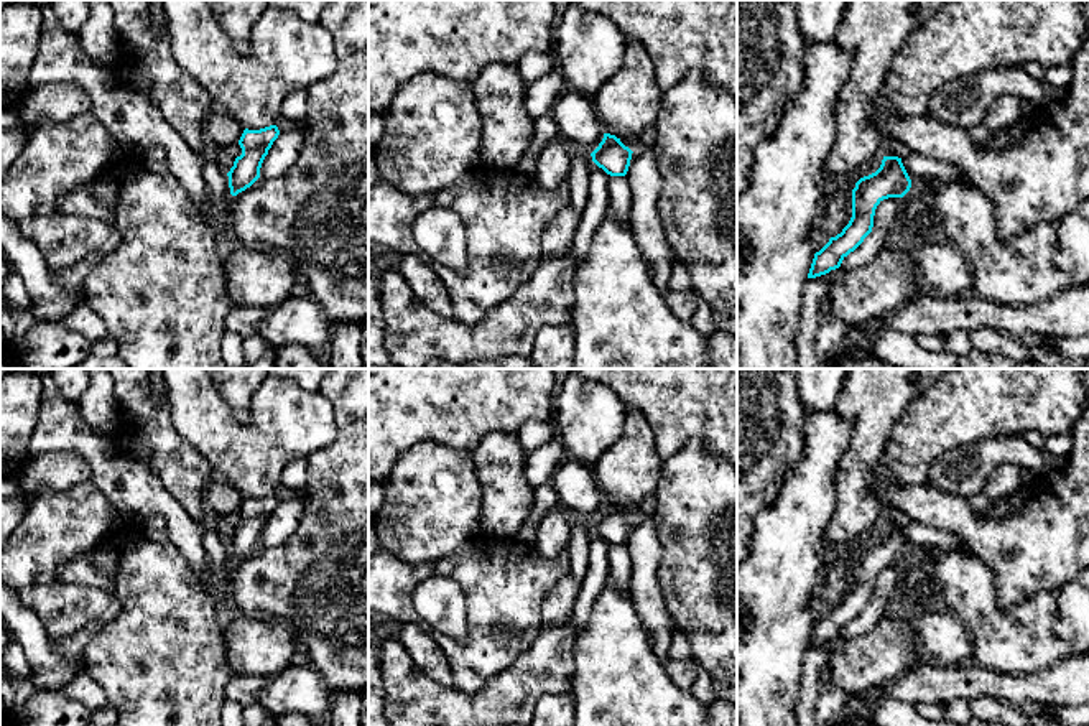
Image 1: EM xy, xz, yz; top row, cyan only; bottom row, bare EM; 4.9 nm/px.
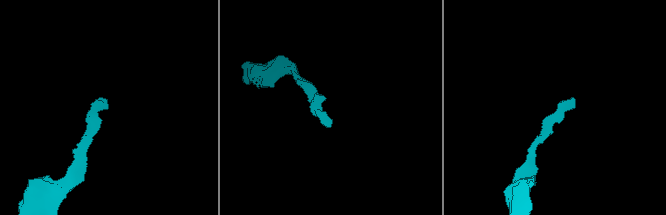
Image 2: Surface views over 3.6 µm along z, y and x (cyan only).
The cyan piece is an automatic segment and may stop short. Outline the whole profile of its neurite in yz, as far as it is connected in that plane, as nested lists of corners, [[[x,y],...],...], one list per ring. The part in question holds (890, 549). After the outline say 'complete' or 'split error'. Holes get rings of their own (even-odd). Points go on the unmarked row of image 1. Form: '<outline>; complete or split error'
[[[883,525],[880,537],[860,547],[852,558],[852,586],[841,603],[814,622],[808,647],[816,647],[841,635],[872,601],[877,575],[888,566],[903,566],[911,548],[898,525]]]; complete

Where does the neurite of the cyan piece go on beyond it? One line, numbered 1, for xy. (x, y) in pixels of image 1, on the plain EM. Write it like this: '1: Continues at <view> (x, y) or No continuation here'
1: No continuation here

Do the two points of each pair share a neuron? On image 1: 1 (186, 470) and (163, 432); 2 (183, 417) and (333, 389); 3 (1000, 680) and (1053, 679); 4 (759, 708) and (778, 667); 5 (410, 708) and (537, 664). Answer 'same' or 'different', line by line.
1: same
2: different
3: same
4: same
5: same

